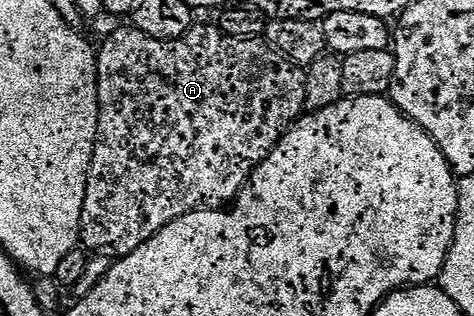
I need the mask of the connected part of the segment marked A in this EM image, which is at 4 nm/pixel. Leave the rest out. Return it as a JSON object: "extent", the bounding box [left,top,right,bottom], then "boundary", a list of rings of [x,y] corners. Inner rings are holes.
{"extent":[82,25,306,256],"boundary":[[[193,25],[189,34],[175,38],[169,42],[163,42],[157,38],[151,38],[135,28],[128,30],[116,30],[104,43],[96,54],[96,95],[100,105],[98,116],[98,132],[96,133],[96,147],[92,157],[94,165],[88,173],[88,187],[86,188],[86,200],[84,201],[84,221],[82,223],[82,246],[89,252],[107,252],[112,256],[126,256],[134,252],[146,240],[150,240],[163,226],[170,224],[176,218],[188,214],[191,210],[198,210],[209,205],[212,198],[212,190],[216,194],[232,194],[245,185],[250,174],[250,165],[244,158],[232,158],[232,149],[240,142],[240,133],[248,134],[256,126],[259,118],[267,114],[280,114],[284,110],[283,102],[292,106],[301,101],[304,93],[306,74],[303,69],[296,70],[297,63],[289,60],[279,50],[268,46],[264,40],[257,38],[235,38],[227,35],[215,25]]]}

